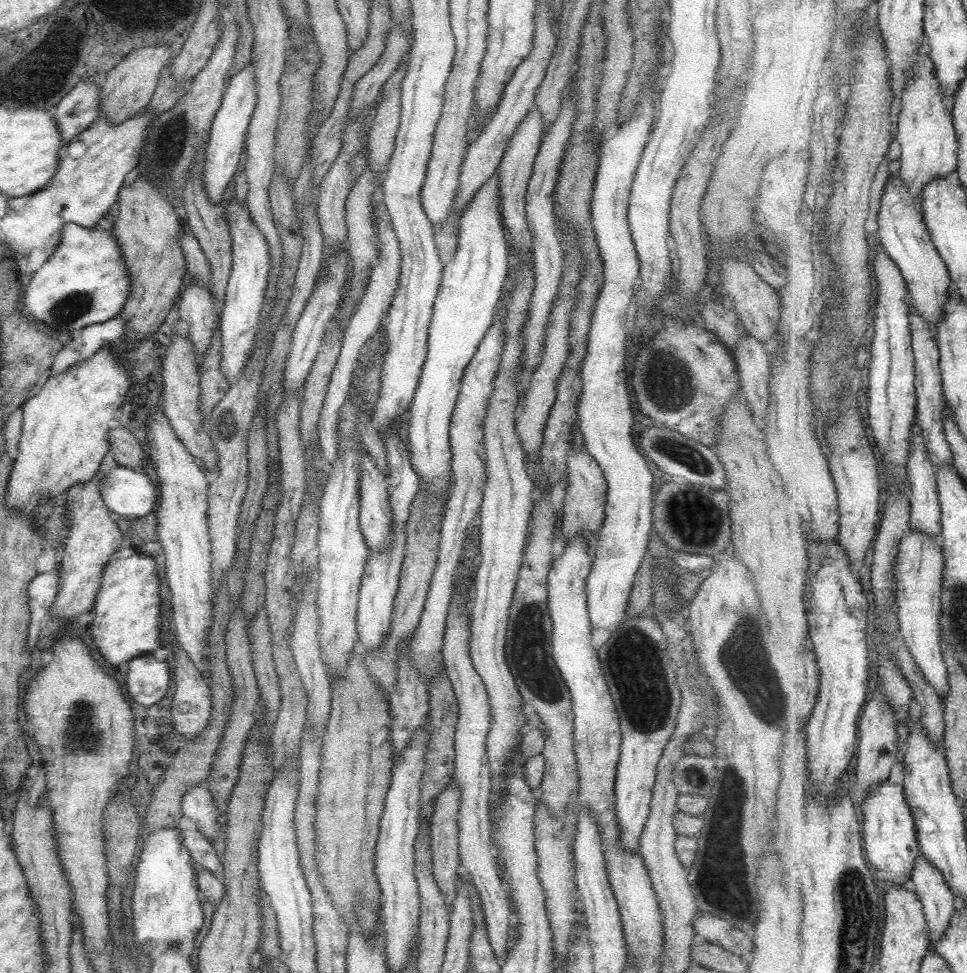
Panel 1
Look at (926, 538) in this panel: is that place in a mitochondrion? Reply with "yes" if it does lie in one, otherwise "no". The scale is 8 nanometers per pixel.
no

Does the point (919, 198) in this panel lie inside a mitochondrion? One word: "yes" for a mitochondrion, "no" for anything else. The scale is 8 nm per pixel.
no

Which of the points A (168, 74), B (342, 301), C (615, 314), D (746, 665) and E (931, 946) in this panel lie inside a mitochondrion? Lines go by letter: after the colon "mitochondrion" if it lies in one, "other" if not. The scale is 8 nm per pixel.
A: other
B: other
C: other
D: mitochondrion
E: other

